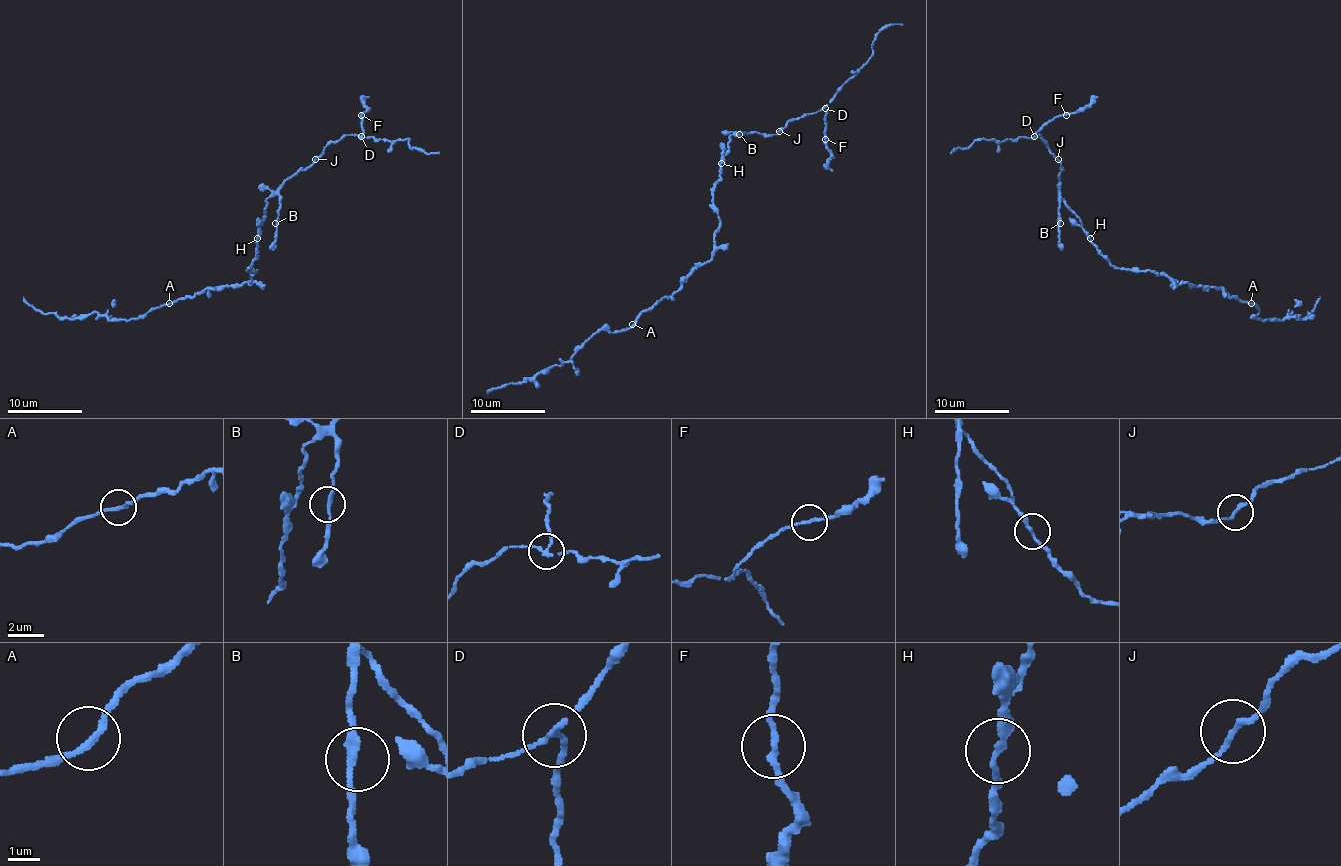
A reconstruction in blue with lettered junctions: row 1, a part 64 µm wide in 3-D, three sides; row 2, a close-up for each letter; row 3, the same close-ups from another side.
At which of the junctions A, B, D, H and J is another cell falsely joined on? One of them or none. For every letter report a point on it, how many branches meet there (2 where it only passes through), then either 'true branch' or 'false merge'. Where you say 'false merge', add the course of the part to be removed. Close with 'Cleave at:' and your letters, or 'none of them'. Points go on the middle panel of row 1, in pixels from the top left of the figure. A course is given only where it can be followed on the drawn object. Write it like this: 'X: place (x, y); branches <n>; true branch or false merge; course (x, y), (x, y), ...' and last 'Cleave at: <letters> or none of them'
A: place (632, 324); branches 2; true branch
B: place (739, 134); branches 2; true branch
D: place (825, 108); branches 3; false merge; course (825, 107), (827, 151), (832, 171)
H: place (721, 163); branches 2; true branch
J: place (779, 131); branches 2; true branch
Cleave at: D

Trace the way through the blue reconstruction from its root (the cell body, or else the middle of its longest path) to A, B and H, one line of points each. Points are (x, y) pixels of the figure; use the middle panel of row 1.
A: (713, 205), (720, 227), (715, 235), (711, 259), (702, 263), (677, 291), (670, 296), (662, 296), (632, 324)
B: (713, 205), (713, 186), (720, 175), (720, 164), (730, 137), (739, 134)
H: (713, 205), (713, 186), (720, 175), (720, 164)

